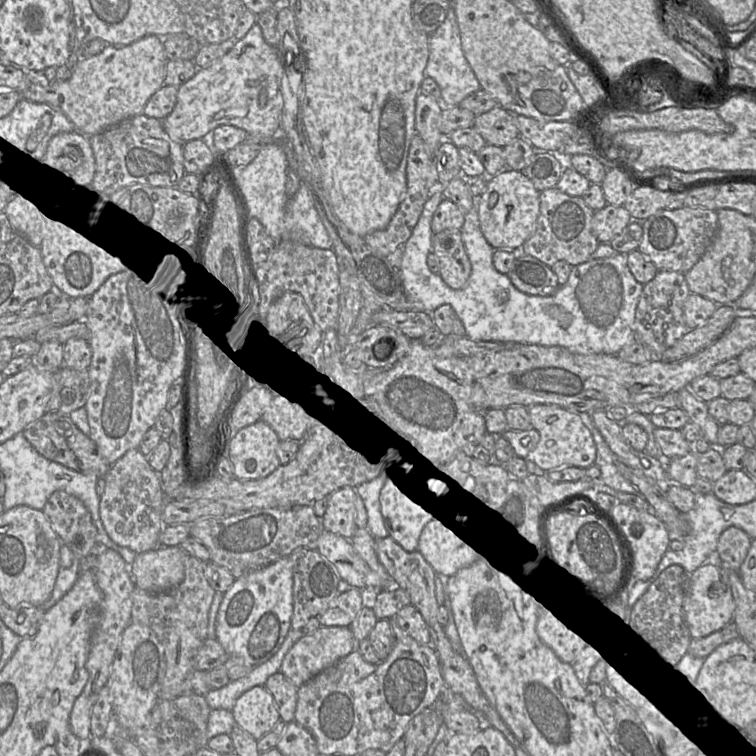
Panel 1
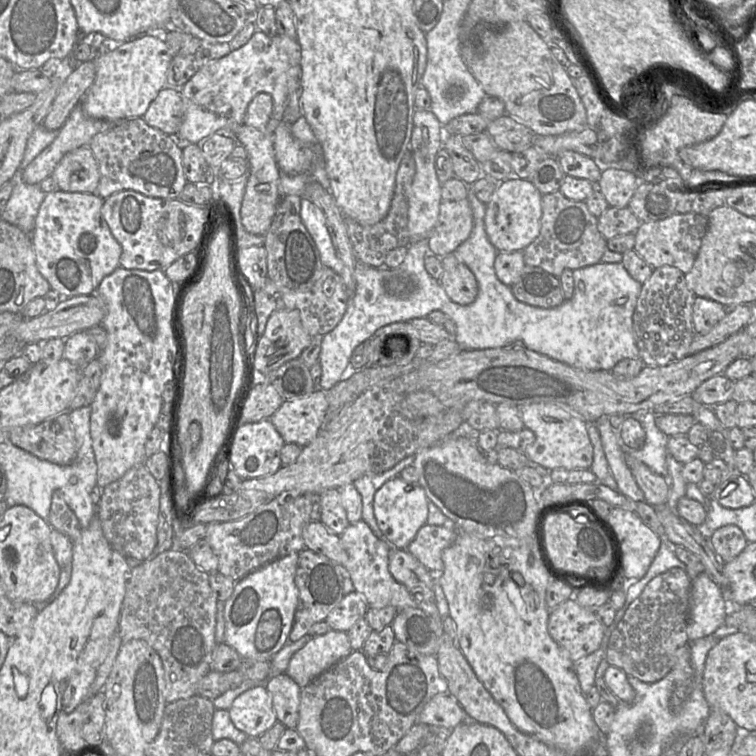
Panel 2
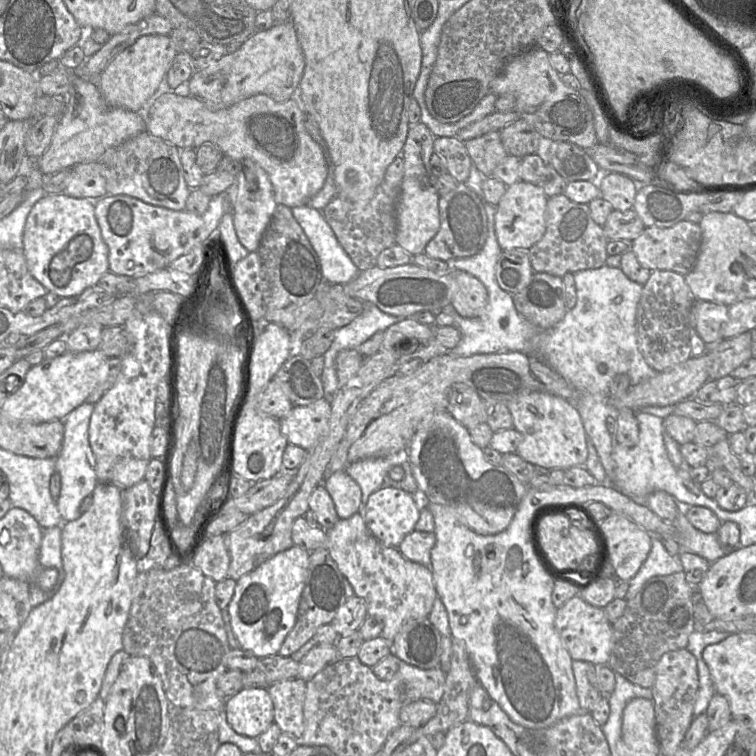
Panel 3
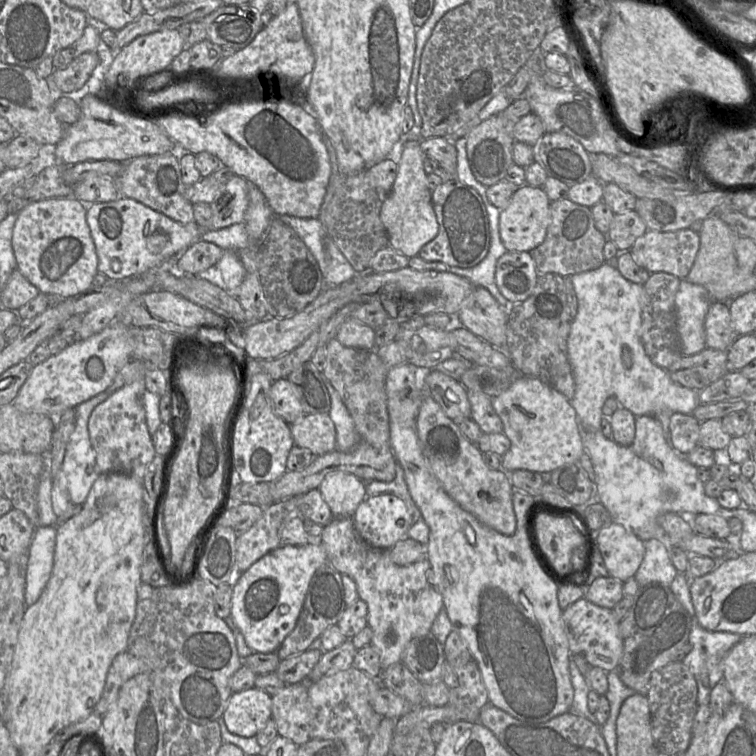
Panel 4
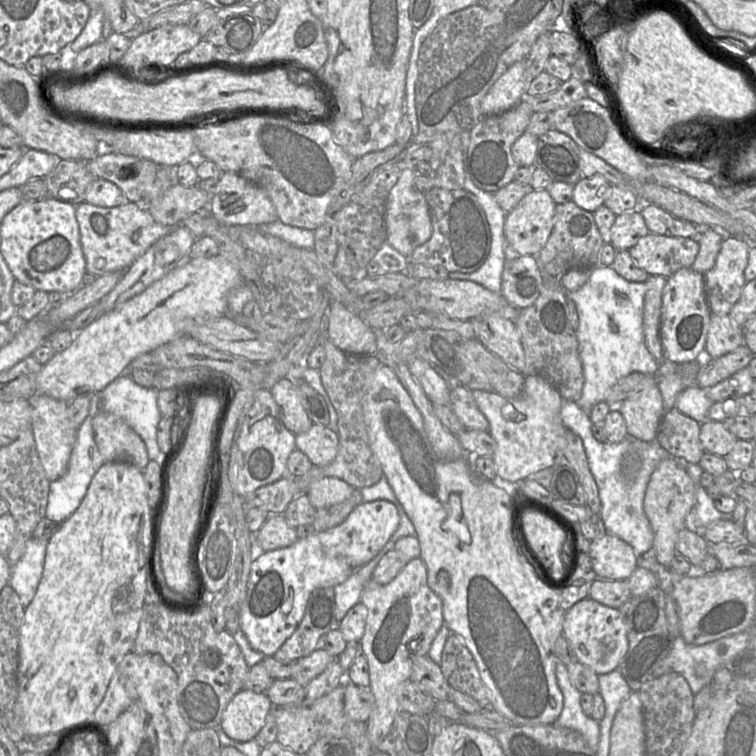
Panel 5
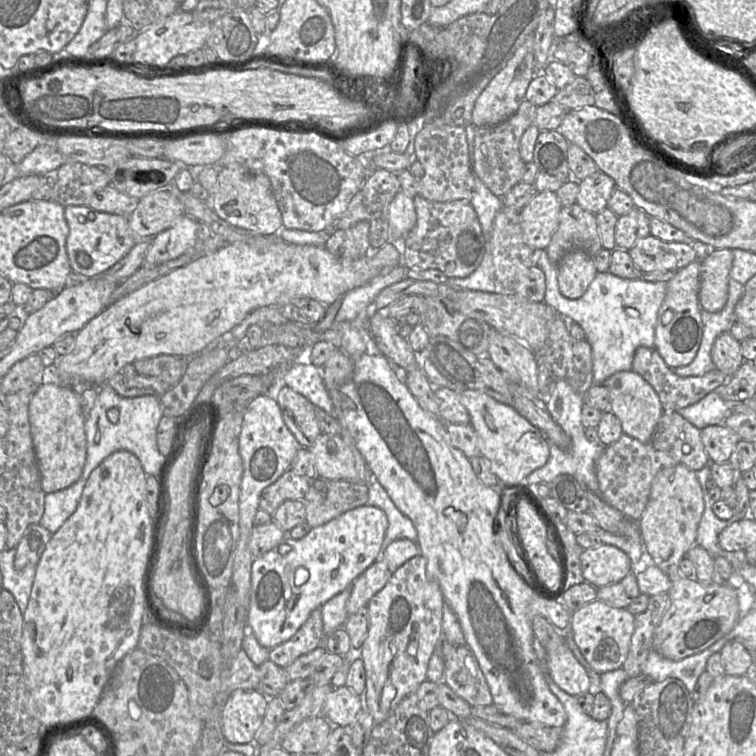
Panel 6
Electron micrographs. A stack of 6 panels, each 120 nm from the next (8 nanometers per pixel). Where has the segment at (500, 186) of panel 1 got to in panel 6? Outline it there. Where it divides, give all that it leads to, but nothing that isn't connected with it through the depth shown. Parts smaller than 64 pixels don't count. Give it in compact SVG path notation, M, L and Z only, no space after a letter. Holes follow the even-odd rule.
M543 191L520 210L520 224L528 246L535 251L548 247L559 225L561 209L556 192Z

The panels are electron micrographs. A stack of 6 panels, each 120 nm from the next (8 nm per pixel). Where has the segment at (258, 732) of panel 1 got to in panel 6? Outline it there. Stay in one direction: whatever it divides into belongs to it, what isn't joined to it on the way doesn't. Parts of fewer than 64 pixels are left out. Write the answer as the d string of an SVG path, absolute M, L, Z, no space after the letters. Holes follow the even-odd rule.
M258 690L233 691L221 712L224 738L234 744L254 742L262 724L268 698Z

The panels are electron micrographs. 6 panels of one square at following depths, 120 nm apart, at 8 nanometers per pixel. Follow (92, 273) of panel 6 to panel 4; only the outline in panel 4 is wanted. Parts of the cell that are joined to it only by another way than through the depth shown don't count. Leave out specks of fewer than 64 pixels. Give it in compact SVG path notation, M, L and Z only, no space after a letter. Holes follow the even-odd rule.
M120 198L101 203L81 202L87 208L86 220L98 257L98 272L107 276L109 282L128 280L152 268L157 268L166 260L179 256L186 248L199 240L202 231L208 231L202 230L195 221L187 224L176 222L131 198Z

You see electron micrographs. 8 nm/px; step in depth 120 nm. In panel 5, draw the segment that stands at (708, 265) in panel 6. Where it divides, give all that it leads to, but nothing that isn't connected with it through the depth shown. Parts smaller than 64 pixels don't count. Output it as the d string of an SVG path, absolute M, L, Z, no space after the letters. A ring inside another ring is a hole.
M725 236L714 266L704 274L711 314L729 315L746 284L744 271L751 244L743 237Z

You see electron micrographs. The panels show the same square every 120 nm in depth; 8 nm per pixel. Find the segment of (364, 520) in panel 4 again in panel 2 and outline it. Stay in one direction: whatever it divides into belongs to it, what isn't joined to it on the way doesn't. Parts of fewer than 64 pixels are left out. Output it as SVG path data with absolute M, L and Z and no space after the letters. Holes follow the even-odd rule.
M400 476L388 480L377 490L373 501L374 515L384 539L392 547L407 550L419 529L426 524L428 502L425 489L420 484L408 483Z

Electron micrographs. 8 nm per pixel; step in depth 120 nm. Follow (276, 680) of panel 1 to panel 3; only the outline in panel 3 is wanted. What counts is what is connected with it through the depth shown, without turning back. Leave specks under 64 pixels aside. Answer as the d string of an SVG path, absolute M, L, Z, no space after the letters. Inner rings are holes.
M295 677L271 684L267 690L274 706L274 723L298 740L304 732L307 682Z

